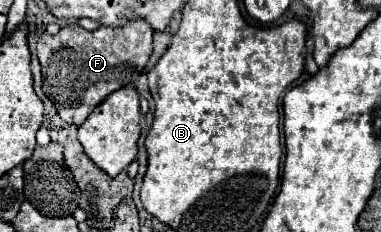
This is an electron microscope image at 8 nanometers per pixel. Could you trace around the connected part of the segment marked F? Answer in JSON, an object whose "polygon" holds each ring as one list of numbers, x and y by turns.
{"polygon":[[143,20,119,28,101,26,95,32,87,32,79,24,63,26,55,36,43,32,37,42,37,56,43,68,43,92,53,100,65,122,79,126,111,92,139,78,151,56,151,38,153,30]]}

